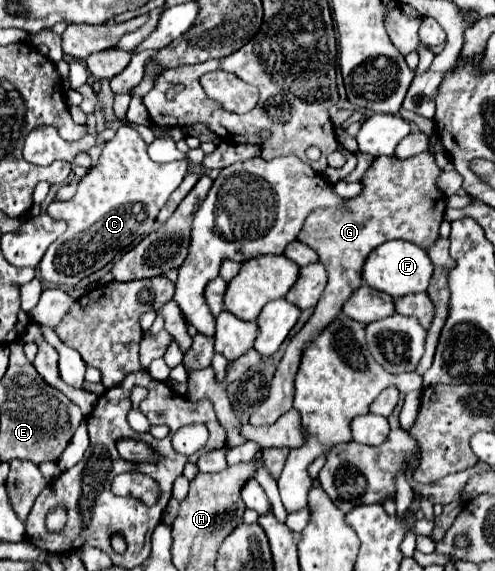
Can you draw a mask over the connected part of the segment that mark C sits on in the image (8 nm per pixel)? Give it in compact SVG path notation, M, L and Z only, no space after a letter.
M122 125L114 139L102 149L94 167L78 183L76 195L67 202L52 202L47 213L64 219L68 229L58 237L40 261L40 275L58 287L72 289L90 273L108 265L116 253L138 245L154 227L158 211L188 173L188 161L156 163L146 153L146 143L138 131Z

